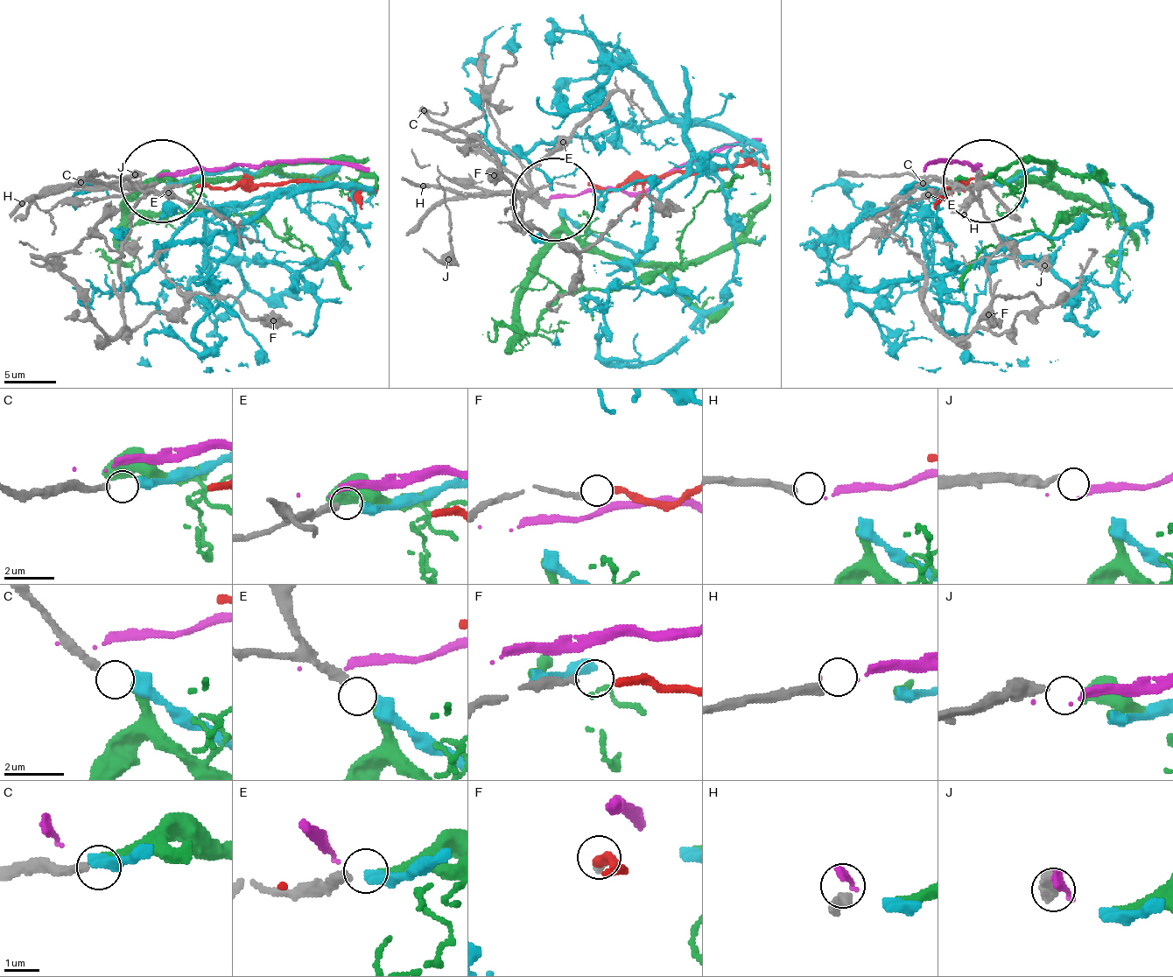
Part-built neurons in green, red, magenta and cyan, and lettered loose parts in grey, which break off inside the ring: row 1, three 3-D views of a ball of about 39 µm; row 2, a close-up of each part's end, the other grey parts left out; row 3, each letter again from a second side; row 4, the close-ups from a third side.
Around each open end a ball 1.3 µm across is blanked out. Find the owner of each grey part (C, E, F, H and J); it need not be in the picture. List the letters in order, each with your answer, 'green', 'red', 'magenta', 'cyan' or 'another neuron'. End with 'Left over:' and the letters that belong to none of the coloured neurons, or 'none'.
C: cyan
E: green
F: red
H: magenta
J: another neuron
Left over: J

